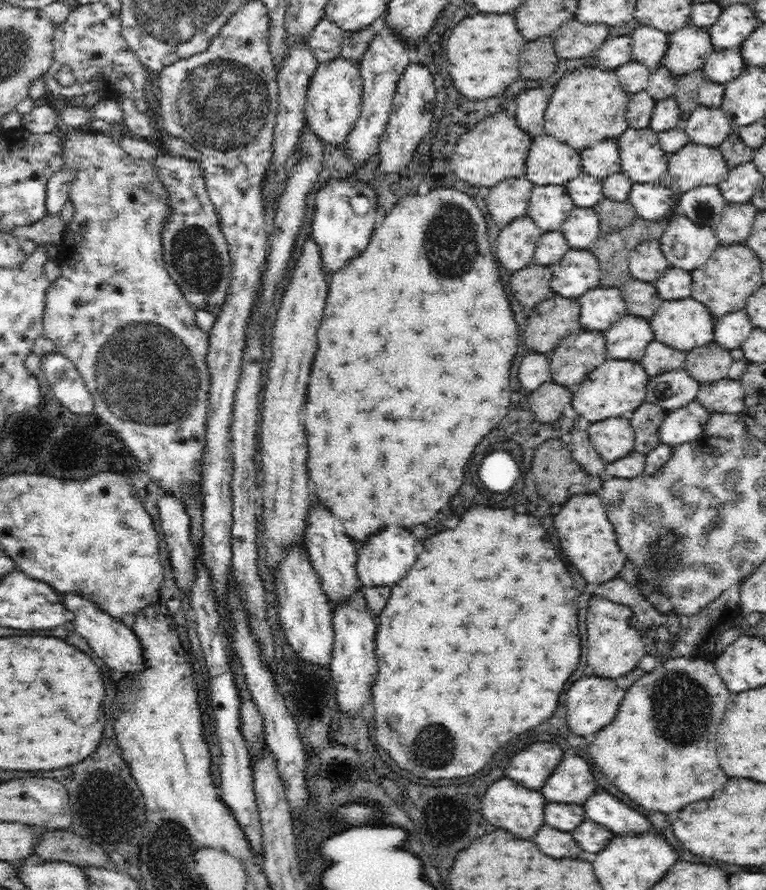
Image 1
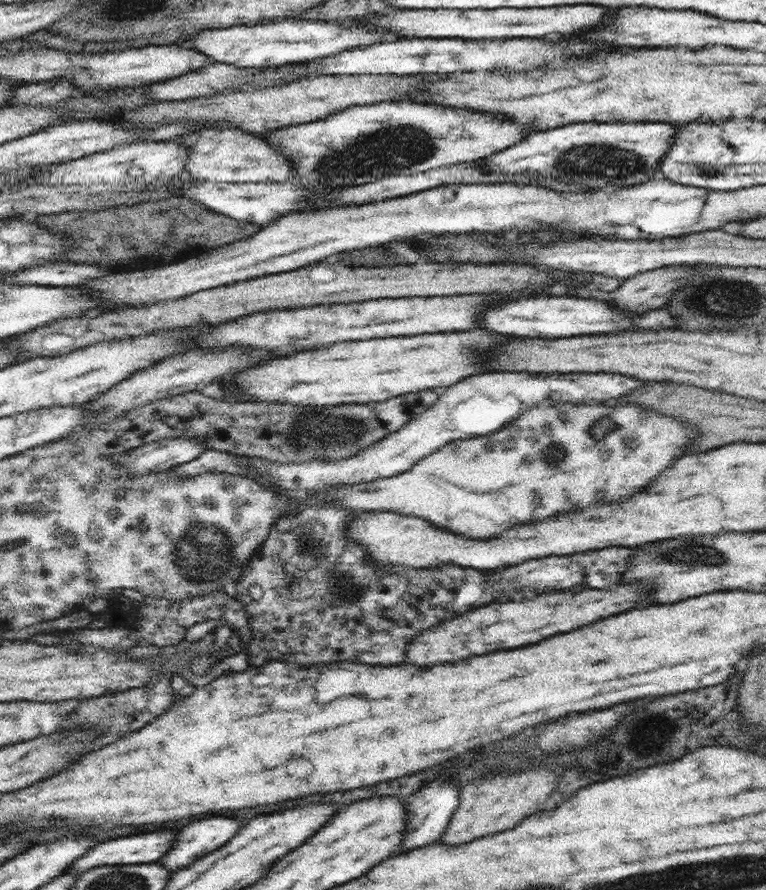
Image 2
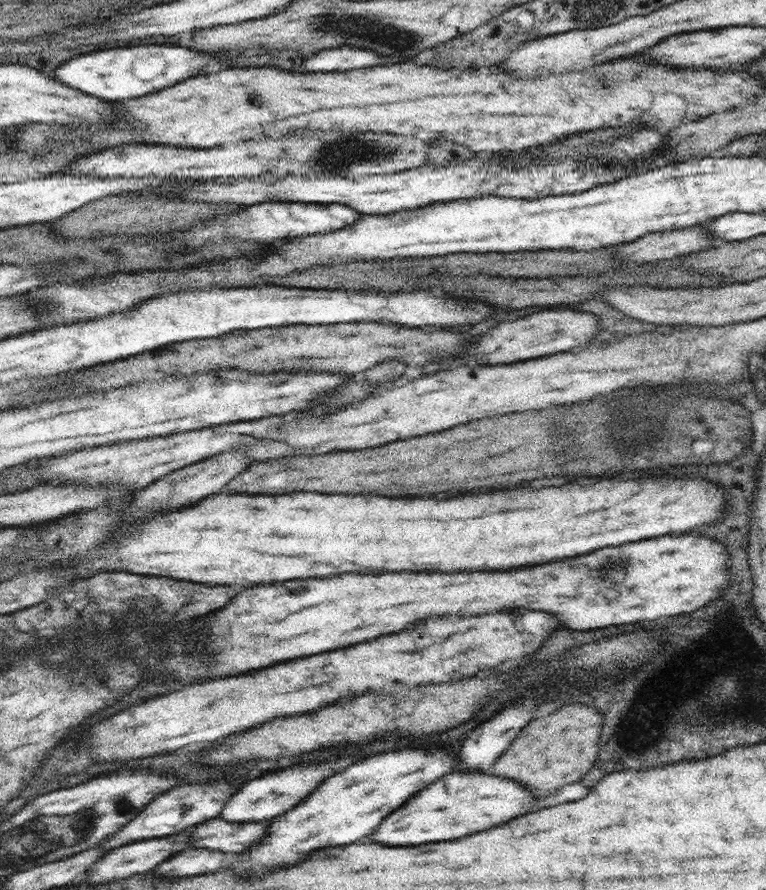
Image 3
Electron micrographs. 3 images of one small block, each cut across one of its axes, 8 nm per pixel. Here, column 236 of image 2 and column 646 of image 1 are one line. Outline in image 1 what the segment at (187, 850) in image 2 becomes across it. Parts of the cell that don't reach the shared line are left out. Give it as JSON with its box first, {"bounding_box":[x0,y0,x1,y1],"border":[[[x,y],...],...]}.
{"bounding_box":[585,792,650,834],"border":[[[596,792],[585,800],[586,818],[604,824],[608,830],[616,834],[642,834],[650,828],[650,822],[618,798],[608,792]]]}

